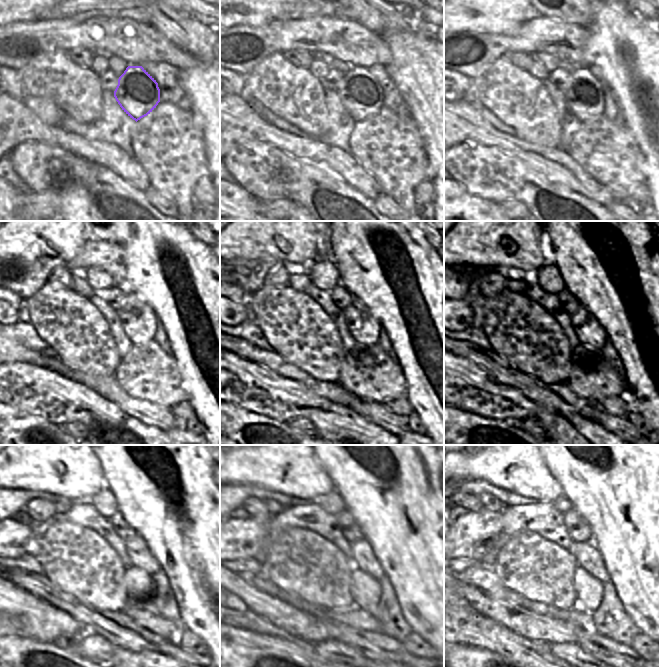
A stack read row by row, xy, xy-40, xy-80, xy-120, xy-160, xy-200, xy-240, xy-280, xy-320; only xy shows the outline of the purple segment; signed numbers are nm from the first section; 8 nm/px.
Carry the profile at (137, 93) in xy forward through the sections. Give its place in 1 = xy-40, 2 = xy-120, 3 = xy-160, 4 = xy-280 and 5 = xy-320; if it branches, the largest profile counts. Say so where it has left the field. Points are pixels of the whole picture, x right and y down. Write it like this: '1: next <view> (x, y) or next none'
1: next xy-40 (360, 93)
2: next xy-120 (138, 320)
3: next xy-160 (365, 329)
4: next xy-280 (363, 557)
5: next xy-320 (586, 554)

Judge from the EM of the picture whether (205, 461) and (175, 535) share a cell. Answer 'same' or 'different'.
same

